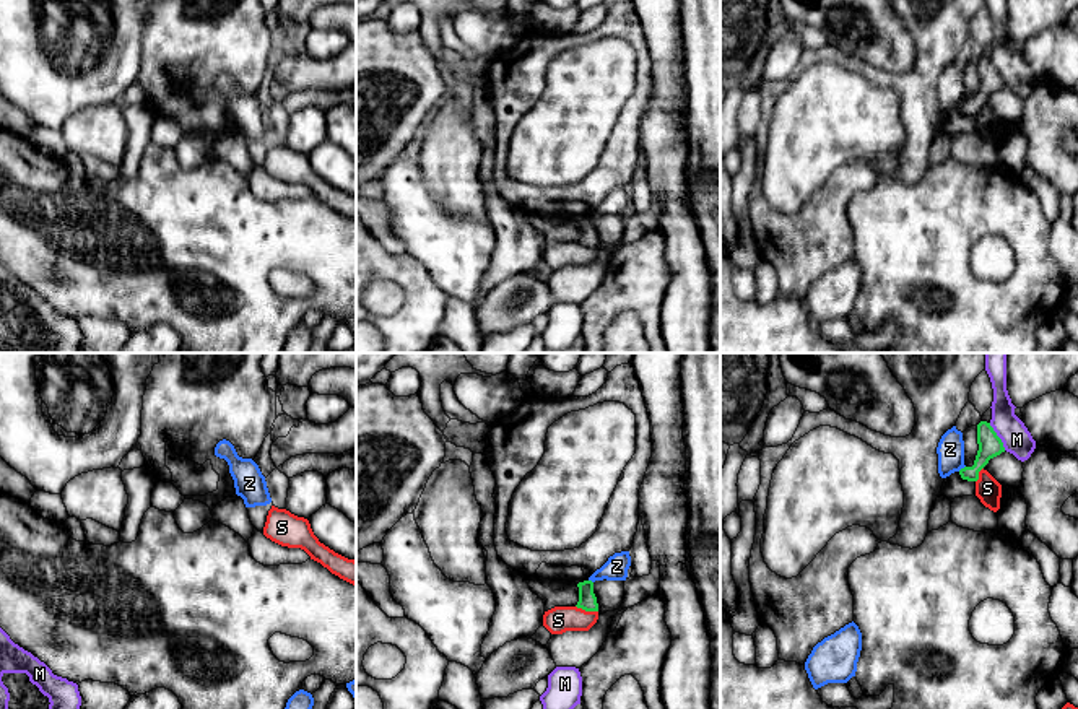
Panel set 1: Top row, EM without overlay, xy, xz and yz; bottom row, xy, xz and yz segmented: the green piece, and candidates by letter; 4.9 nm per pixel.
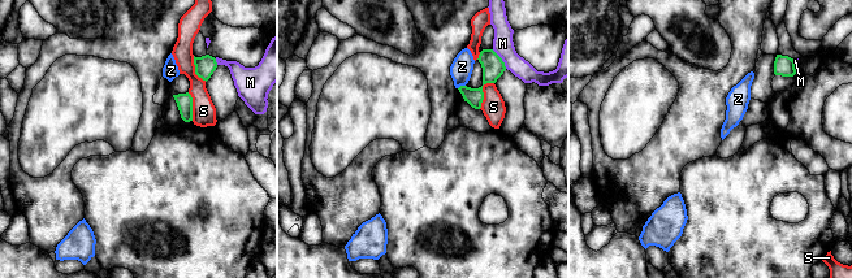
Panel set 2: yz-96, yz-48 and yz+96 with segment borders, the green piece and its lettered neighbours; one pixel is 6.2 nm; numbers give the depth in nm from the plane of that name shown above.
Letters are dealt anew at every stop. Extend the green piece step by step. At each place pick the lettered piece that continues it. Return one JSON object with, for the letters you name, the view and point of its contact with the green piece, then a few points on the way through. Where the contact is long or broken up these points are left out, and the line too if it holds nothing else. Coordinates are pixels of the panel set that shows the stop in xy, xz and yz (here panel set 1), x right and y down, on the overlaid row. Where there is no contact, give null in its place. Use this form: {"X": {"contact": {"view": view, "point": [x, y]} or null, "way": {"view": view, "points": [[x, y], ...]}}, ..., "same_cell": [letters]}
{"same_cell": []}

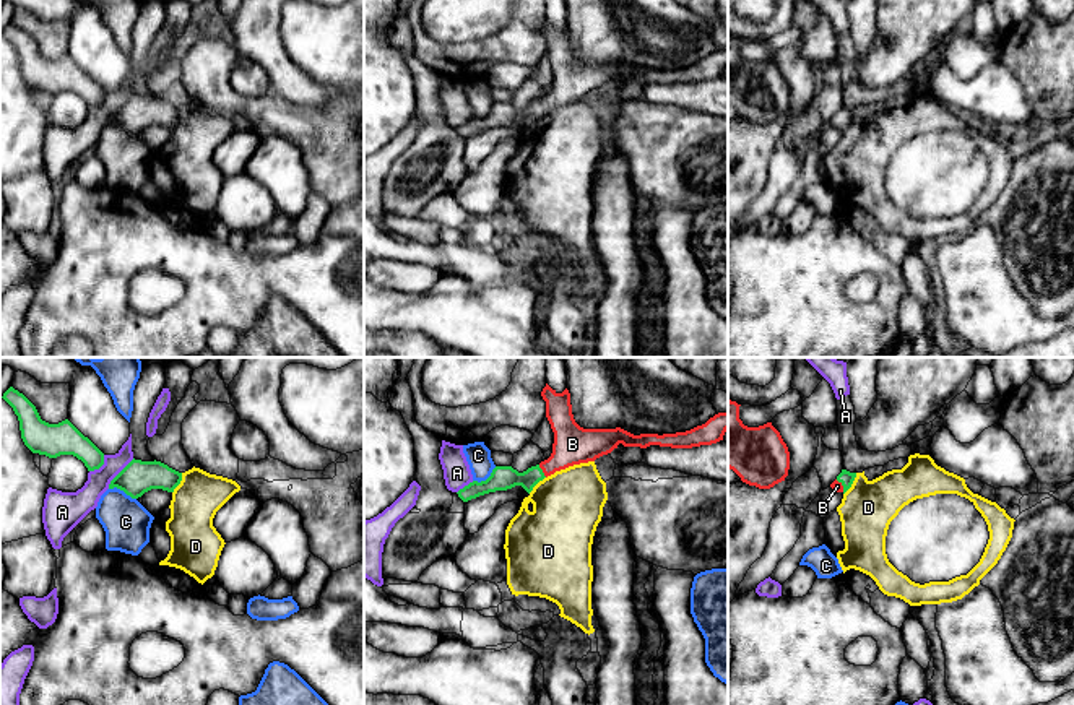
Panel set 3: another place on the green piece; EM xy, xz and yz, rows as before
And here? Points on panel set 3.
{"B": {"contact": {"view": "xz", "point": [541, 471]}, "way": {"view": "xz", "points": [[502, 478], [530, 478], [541, 471], [572, 444]]}}, "same_cell": ["B"]}

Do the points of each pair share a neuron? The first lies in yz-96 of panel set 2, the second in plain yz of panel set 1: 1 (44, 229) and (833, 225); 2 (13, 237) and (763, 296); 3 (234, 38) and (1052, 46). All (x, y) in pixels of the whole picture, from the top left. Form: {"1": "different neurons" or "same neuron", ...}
{"1": "same neuron", "2": "same neuron", "3": "same neuron"}

